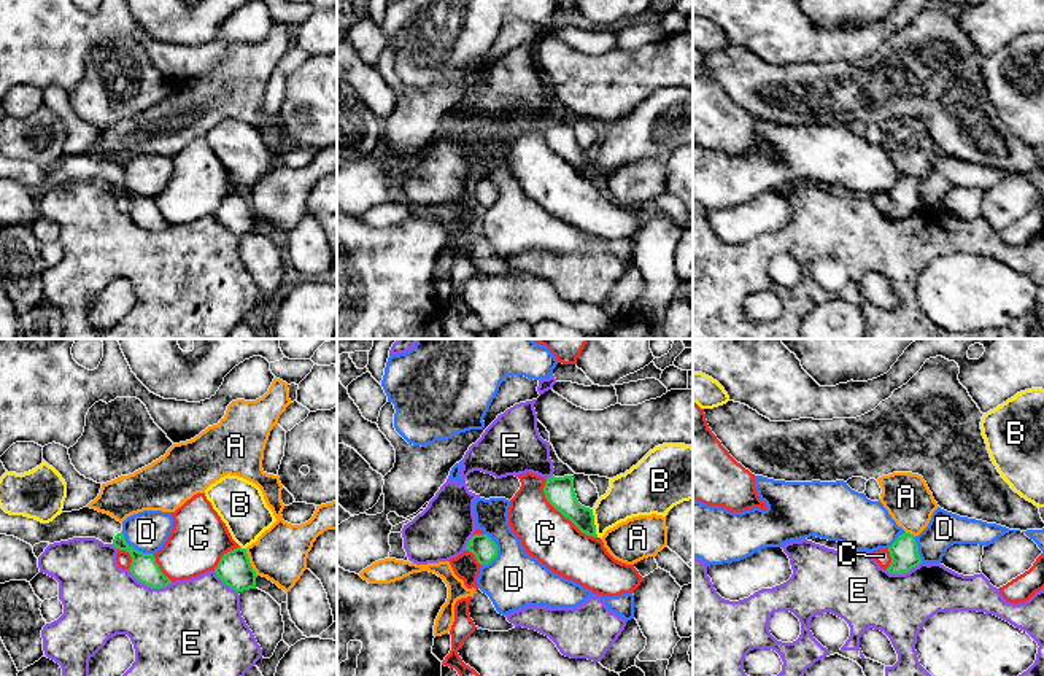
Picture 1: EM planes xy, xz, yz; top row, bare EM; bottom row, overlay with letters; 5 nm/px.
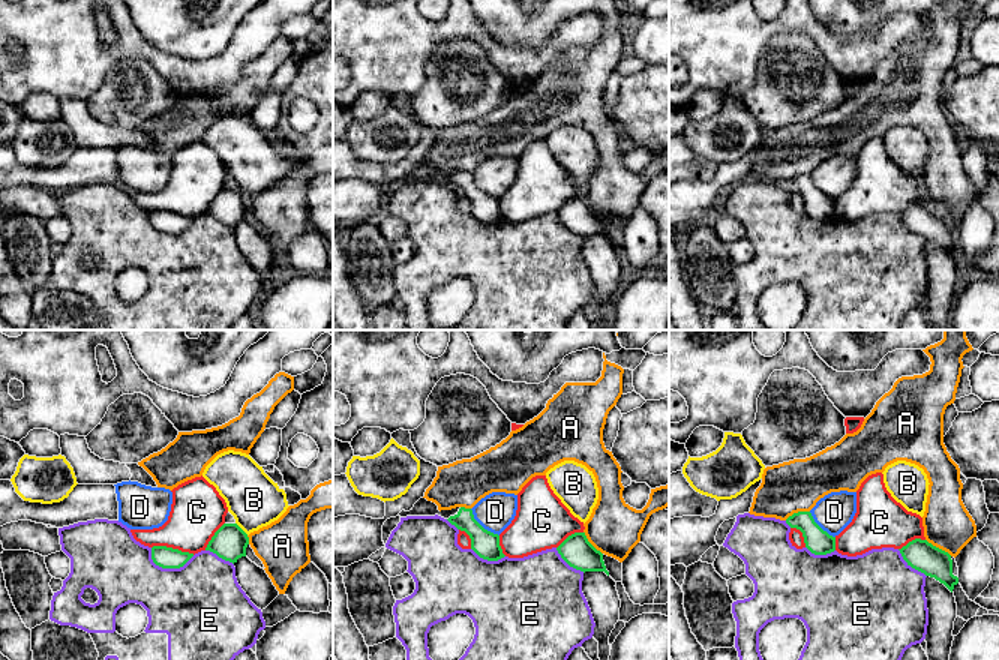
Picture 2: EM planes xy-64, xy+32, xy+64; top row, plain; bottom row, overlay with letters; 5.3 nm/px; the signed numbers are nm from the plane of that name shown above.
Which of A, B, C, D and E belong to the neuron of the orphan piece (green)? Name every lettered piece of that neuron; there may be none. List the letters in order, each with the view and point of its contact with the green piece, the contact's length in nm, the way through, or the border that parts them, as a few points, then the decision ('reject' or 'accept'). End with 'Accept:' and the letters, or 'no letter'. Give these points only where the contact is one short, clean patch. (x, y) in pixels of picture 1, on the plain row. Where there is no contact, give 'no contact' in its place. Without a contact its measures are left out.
A: contact xy (248, 205); length 150 nm; reject
B: contact xz (593, 167); length 150 nm; reject
C: contact xz (561, 156); length 400 nm; reject
D: contact xz (496, 193); length 170 nm; reject
E: contact xy (150, 229); length 240 nm; reject
Accept: no letter

